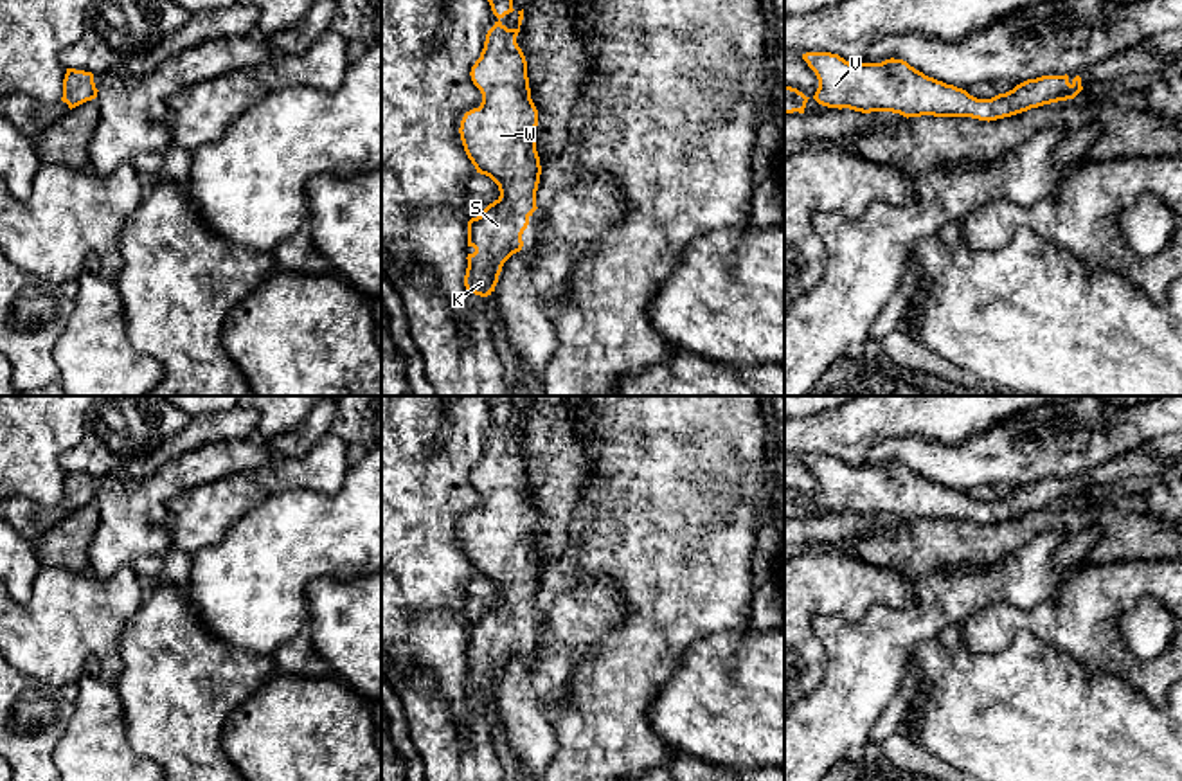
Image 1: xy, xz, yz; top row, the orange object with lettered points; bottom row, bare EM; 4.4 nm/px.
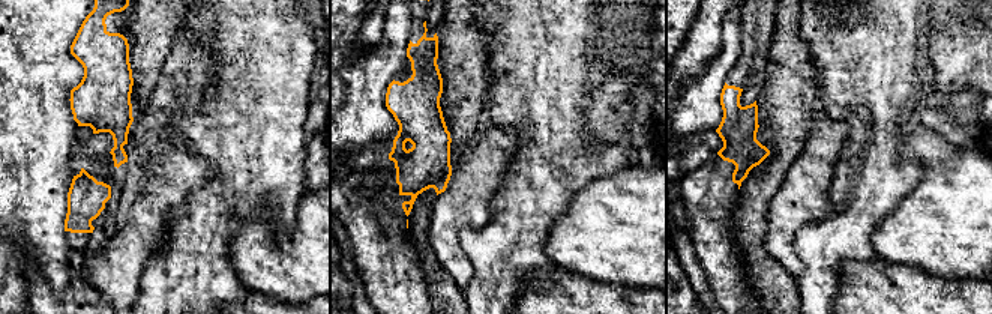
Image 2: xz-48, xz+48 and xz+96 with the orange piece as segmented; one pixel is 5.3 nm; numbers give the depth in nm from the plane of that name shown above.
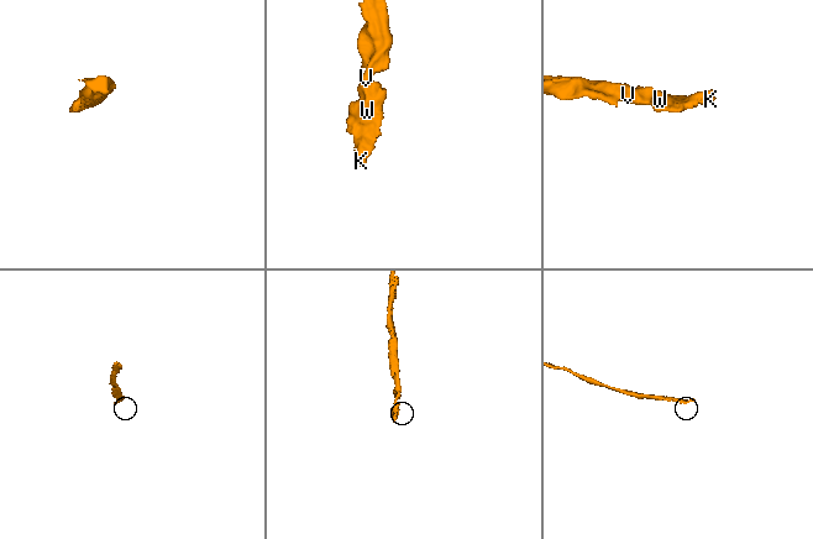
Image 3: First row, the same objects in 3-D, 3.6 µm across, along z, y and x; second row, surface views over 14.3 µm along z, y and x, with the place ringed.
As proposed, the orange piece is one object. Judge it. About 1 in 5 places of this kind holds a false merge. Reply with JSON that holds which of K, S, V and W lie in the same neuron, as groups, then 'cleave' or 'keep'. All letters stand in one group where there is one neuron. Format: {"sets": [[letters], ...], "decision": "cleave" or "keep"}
{"sets": [["K", "S", "V", "W"]], "decision": "keep"}

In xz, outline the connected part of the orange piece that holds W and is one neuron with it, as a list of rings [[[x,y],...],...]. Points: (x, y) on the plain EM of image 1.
[[[486,396],[486,399],[498,423],[488,434],[480,461],[470,475],[473,488],[482,497],[482,506],[464,516],[459,531],[464,554],[477,576],[489,579],[500,594],[500,599],[480,619],[468,624],[468,650],[473,650],[475,655],[466,660],[464,689],[480,700],[495,695],[504,666],[522,653],[522,637],[538,612],[536,594],[542,578],[536,554],[538,513],[531,502],[527,464],[516,446],[524,412],[518,414],[518,430],[507,432],[500,423],[515,414],[511,396]]]

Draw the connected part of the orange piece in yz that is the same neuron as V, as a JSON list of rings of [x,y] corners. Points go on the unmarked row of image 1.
[[[806,455],[802,462],[815,475],[819,482],[819,491],[813,502],[828,511],[849,511],[862,516],[871,515],[892,515],[903,520],[972,520],[979,524],[997,524],[1011,520],[1031,511],[1043,507],[1074,502],[1081,493],[1081,480],[1076,479],[1072,484],[1069,479],[1042,479],[1036,482],[1027,482],[1016,488],[1006,497],[998,497],[991,502],[977,502],[966,493],[954,488],[946,488],[934,480],[925,479],[903,462],[885,462],[882,466],[849,466],[838,457],[831,455]]]

